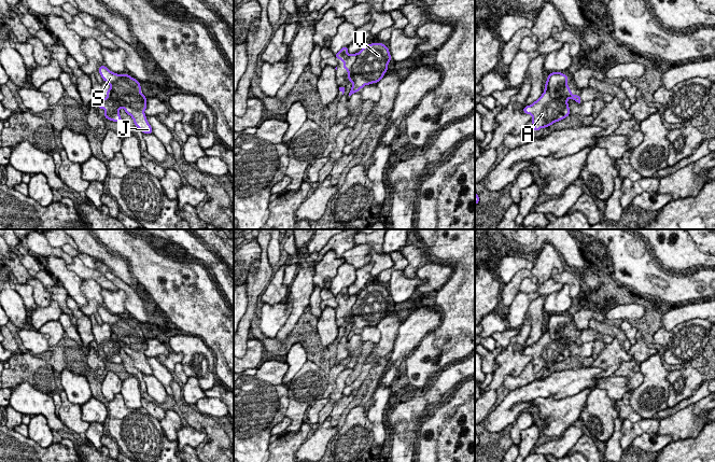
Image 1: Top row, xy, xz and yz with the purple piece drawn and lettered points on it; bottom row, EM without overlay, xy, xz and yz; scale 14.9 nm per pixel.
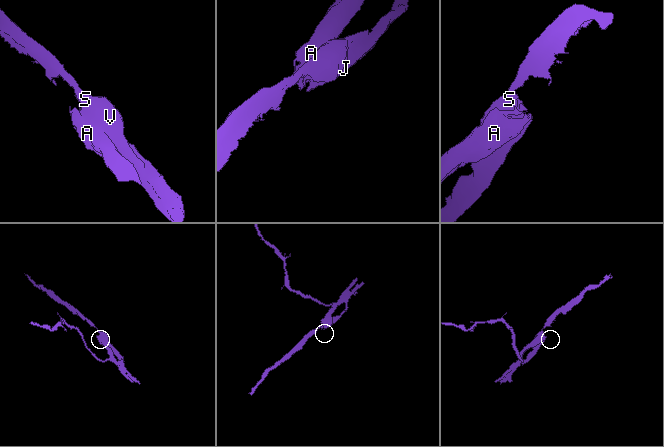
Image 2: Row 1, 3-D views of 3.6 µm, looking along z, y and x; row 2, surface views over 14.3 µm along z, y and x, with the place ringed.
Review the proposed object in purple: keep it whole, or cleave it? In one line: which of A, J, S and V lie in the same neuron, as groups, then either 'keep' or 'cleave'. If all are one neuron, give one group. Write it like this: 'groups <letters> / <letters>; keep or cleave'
groups A / J S V; cleave

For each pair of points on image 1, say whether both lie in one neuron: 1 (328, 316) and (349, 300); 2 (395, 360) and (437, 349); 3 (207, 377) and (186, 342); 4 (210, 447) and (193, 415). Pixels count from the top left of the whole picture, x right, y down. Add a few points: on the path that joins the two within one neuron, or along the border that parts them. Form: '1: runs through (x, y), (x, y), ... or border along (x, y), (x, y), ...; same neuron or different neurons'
1: border along (335, 311), (337, 336); different neurons
2: border along (420, 342), (412, 351); different neurons
3: runs through (201, 368), (201, 363), (197, 359), (195, 351); same neuron
4: runs through (212, 438), (212, 432), (201, 421); same neuron

